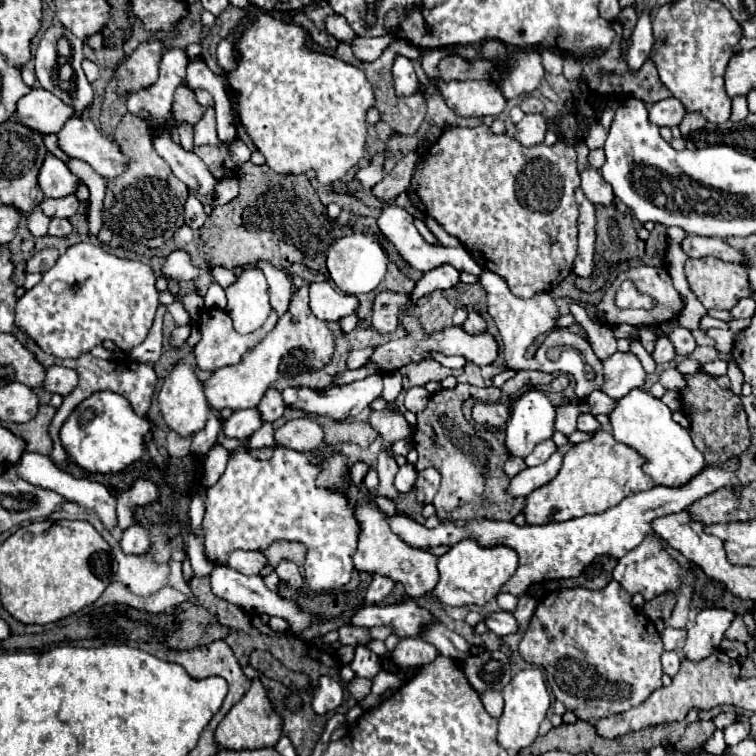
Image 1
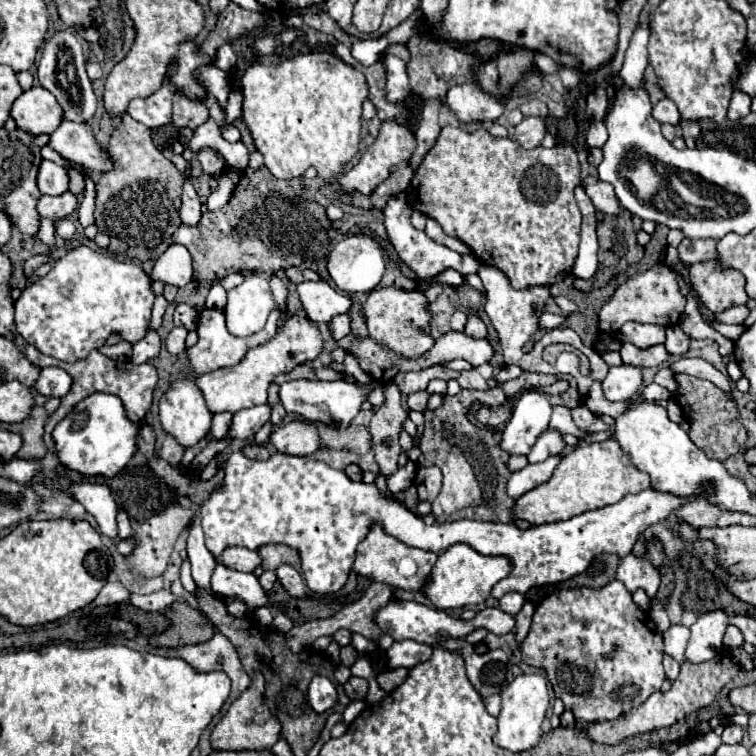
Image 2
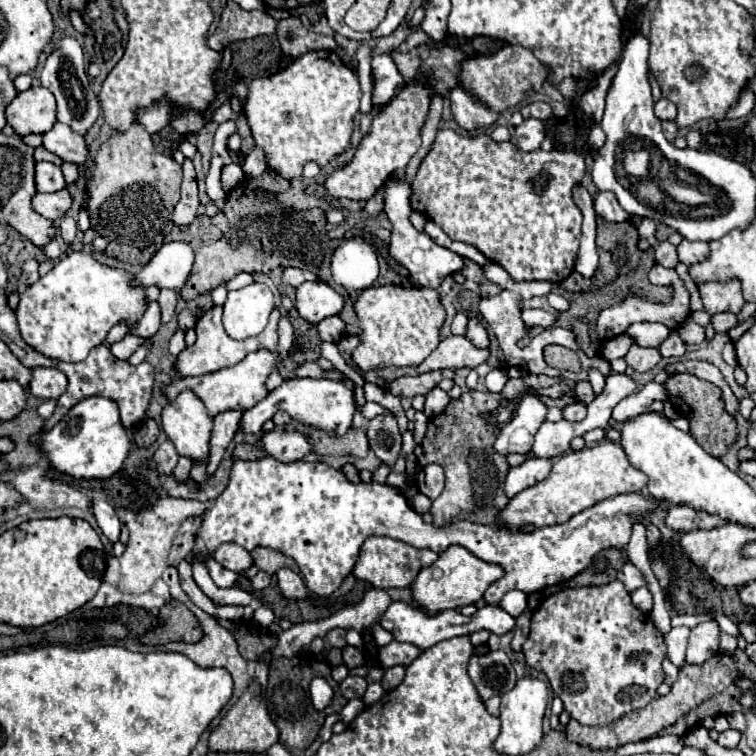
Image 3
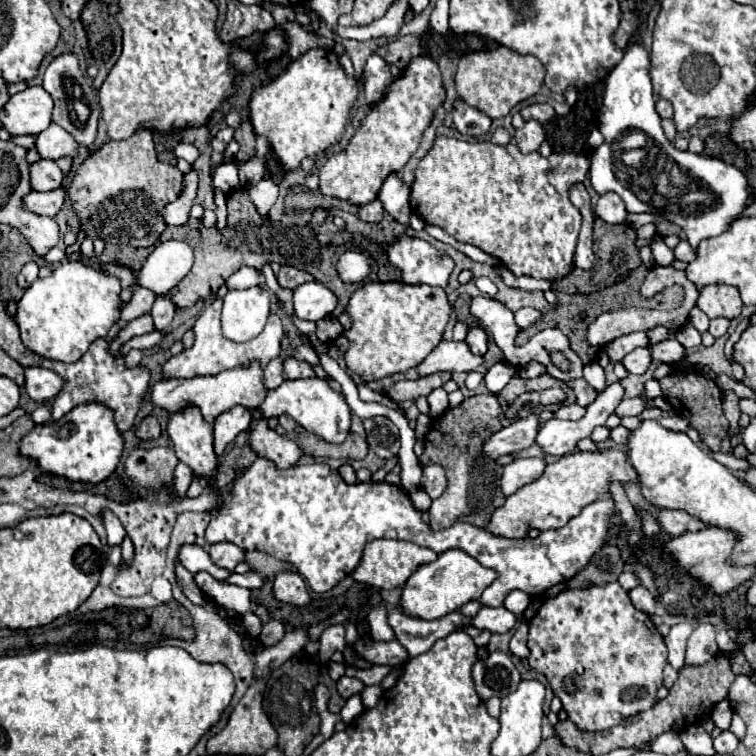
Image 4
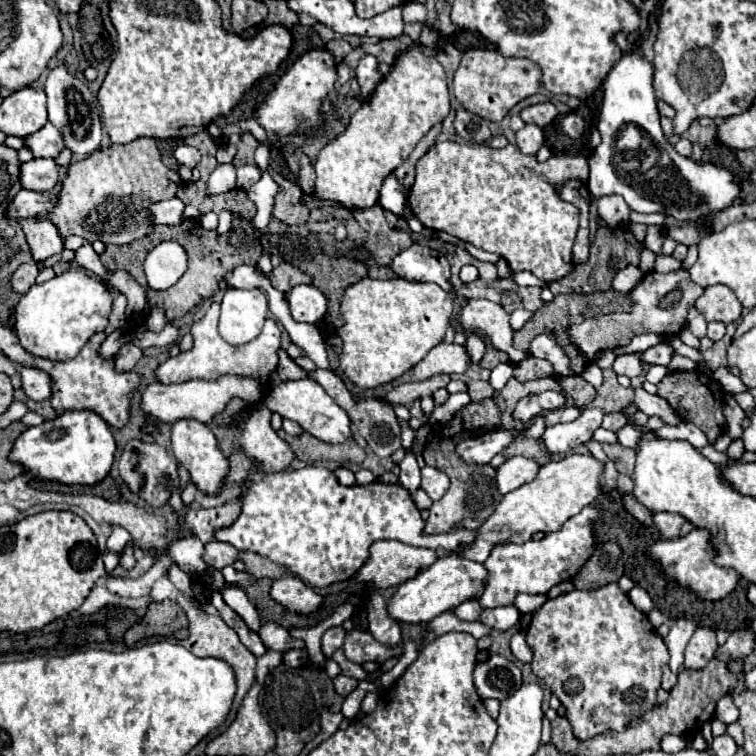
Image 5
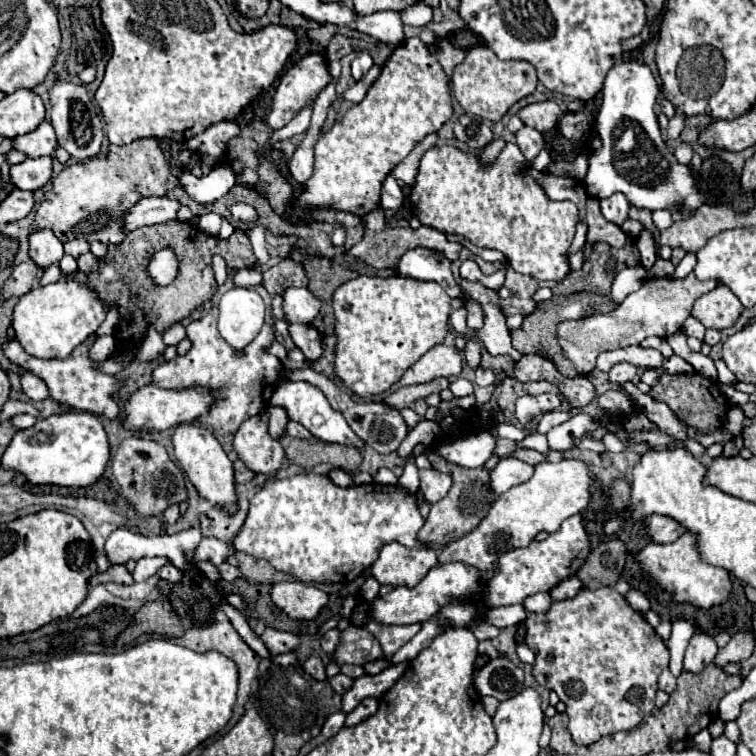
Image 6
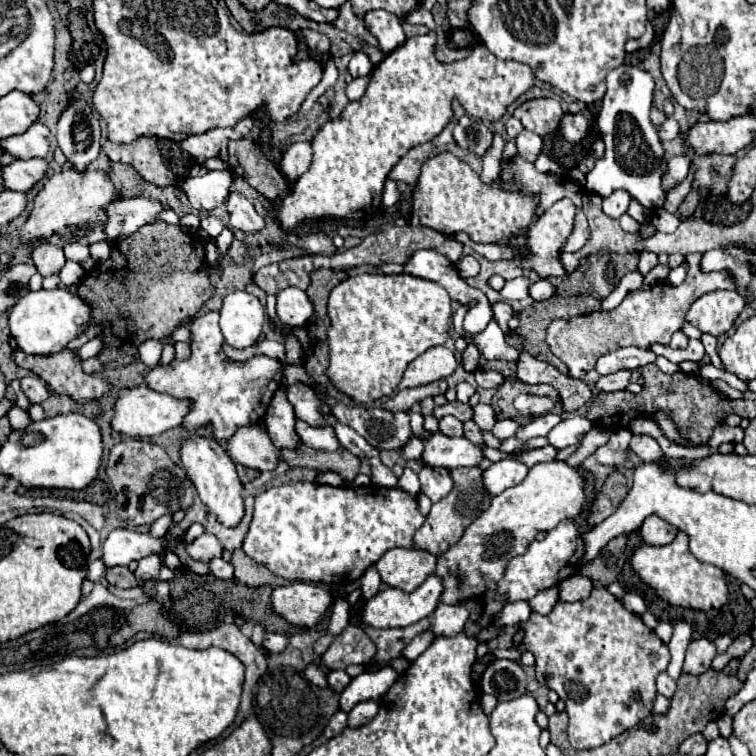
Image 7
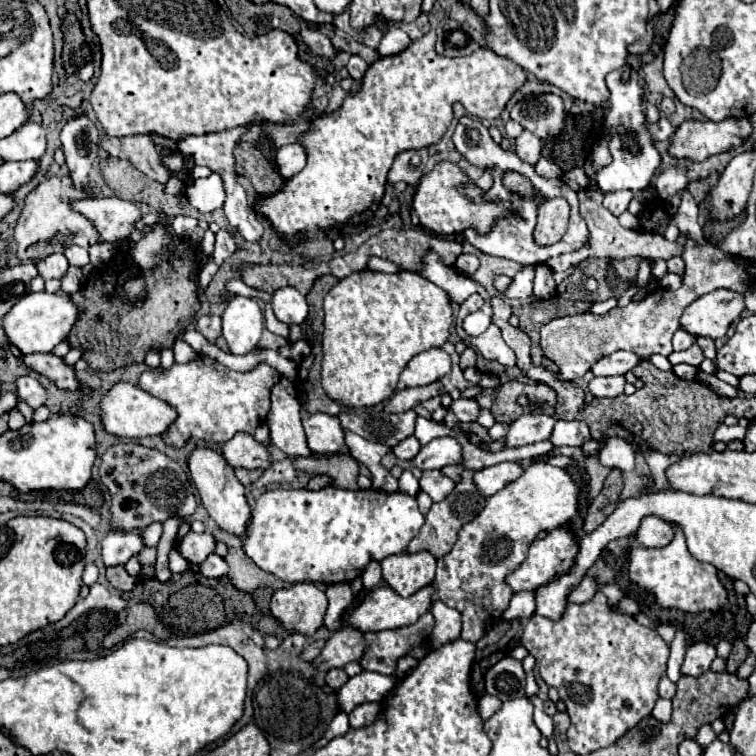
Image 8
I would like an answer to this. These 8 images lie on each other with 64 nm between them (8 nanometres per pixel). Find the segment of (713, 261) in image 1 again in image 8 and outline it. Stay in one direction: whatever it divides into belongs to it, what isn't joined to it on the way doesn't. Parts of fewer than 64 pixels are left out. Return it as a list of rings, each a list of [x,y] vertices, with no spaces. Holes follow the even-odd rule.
[[[726,288],[714,290],[694,300],[680,316],[680,328],[692,336],[724,338],[732,320],[744,310],[744,296]]]

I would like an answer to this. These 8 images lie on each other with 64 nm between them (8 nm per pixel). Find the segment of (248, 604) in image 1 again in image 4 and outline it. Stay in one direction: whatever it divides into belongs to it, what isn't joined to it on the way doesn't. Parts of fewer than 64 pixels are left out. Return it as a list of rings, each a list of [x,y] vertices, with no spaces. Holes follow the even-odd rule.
[[[184,544],[178,552],[178,560],[192,574],[198,574],[200,570],[204,570],[204,572],[212,574],[216,580],[226,580],[228,574],[230,574],[228,570],[214,566],[208,552],[198,544]]]

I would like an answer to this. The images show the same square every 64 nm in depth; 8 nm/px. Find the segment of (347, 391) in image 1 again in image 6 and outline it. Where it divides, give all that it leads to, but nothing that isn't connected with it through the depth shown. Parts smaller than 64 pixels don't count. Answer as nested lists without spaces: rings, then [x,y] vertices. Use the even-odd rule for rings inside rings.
[[[282,382],[274,390],[274,394],[270,398],[270,404],[286,408],[290,420],[296,420],[296,422],[304,424],[320,440],[328,440],[328,442],[336,442],[336,444],[346,444],[346,446],[356,446],[358,450],[364,450],[364,442],[352,432],[352,428],[348,426],[344,416],[340,412],[332,410],[328,400],[324,398],[324,394],[316,386],[312,386],[308,382]]]

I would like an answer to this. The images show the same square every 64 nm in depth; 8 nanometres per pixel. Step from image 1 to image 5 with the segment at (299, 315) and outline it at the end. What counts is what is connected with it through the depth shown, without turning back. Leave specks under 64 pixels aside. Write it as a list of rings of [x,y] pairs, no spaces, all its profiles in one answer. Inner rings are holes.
[[[222,376],[220,380],[208,382],[208,380],[190,380],[182,384],[160,384],[154,382],[144,388],[142,398],[140,398],[140,410],[154,422],[164,422],[164,424],[174,424],[182,418],[186,420],[198,420],[208,424],[214,414],[222,412],[224,406],[234,398],[242,398],[248,404],[258,404],[262,402],[262,390],[260,384],[252,378],[238,378],[238,376]]]

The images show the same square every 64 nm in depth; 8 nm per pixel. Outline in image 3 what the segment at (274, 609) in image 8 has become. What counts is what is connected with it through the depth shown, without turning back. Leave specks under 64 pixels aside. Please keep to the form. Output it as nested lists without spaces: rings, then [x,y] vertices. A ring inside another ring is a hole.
[[[282,568],[276,572],[276,578],[278,578],[278,588],[282,590],[282,596],[284,598],[290,598],[290,600],[304,600],[308,596],[308,590],[304,586],[304,580],[288,570],[288,568]]]

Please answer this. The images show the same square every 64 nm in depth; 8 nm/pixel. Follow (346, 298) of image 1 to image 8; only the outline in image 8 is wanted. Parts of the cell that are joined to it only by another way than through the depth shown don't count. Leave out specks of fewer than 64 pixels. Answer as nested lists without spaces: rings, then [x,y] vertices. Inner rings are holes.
[[[278,288],[272,294],[272,310],[274,316],[284,324],[302,324],[308,316],[306,298],[296,288]]]

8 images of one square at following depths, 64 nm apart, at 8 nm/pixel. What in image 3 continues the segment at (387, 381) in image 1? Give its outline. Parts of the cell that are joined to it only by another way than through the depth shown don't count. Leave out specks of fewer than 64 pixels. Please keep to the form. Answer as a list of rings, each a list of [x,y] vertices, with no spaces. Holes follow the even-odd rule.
[[[376,416],[370,420],[370,428],[366,430],[370,448],[384,464],[394,464],[400,456],[400,430],[394,416]]]

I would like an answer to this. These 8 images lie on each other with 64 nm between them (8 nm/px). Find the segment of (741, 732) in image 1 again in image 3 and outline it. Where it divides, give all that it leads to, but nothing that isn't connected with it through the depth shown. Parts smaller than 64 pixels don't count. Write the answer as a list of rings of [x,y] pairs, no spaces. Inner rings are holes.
[[[726,730],[726,732],[722,732],[722,734],[718,736],[716,742],[718,742],[720,746],[724,746],[724,748],[736,748],[738,742],[740,742],[740,732],[736,732],[736,730]]]

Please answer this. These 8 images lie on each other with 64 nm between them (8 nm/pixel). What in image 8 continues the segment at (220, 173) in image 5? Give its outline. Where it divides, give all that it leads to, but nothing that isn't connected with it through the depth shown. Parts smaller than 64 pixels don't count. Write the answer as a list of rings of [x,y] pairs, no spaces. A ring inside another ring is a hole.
[[[210,174],[208,178],[198,178],[194,184],[186,188],[188,202],[202,214],[214,212],[224,204],[224,184],[218,174]]]

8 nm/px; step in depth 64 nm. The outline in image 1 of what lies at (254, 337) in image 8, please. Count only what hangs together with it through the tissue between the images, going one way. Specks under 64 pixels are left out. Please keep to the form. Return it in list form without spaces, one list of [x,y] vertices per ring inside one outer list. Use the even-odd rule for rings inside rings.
[[[252,266],[238,272],[238,282],[226,288],[226,296],[226,312],[232,318],[234,330],[242,334],[258,330],[272,310],[268,302],[268,282],[262,270]]]

